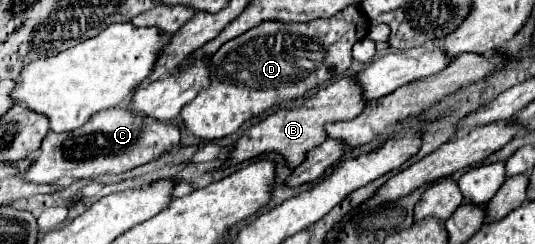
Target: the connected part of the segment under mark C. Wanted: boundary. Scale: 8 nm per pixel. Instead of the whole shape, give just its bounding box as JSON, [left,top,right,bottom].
[22,108,182,184]

